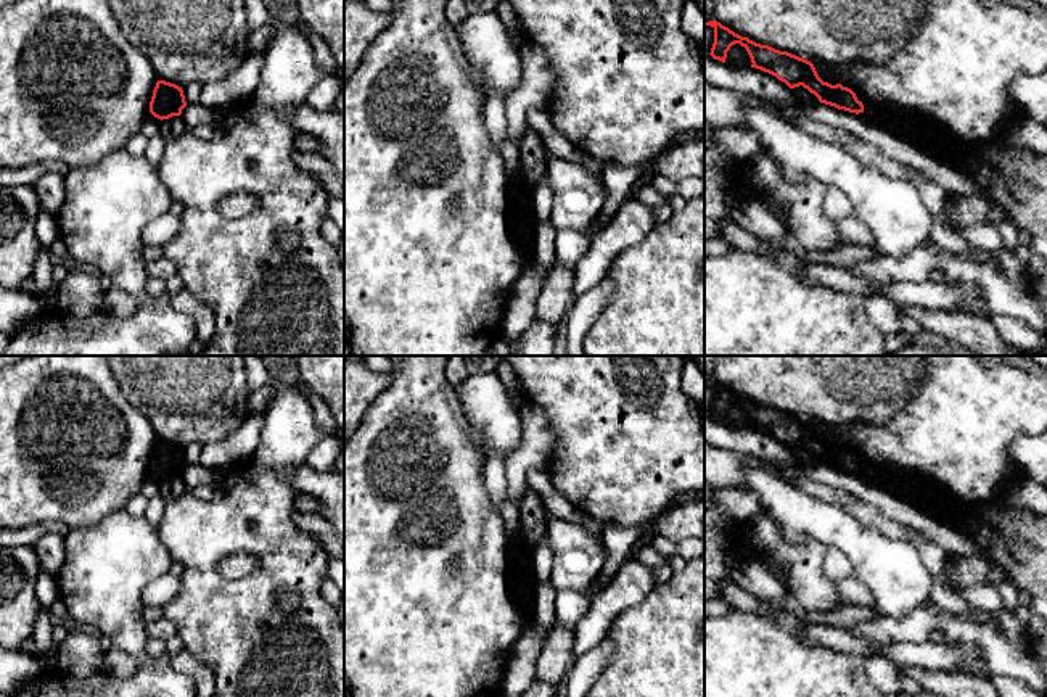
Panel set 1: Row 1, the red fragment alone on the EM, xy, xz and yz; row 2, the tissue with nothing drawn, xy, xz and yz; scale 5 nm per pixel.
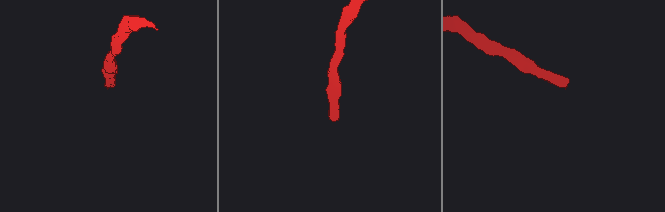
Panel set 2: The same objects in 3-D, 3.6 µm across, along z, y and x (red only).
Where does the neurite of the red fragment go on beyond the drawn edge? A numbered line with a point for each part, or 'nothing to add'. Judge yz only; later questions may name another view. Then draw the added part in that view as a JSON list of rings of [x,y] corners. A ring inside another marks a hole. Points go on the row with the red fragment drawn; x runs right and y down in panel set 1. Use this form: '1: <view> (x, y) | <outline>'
1: yz (874, 115) | [[[872,108],[870,113],[864,111],[864,113],[859,113],[857,116],[868,121],[868,122],[877,122],[881,118],[888,118],[888,113],[877,109],[877,108]]]

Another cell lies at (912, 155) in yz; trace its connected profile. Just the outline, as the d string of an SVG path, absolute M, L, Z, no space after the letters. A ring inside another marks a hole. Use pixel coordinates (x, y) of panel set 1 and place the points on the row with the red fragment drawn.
M819 103L811 108L780 105L772 105L772 108L790 122L803 118L830 127L843 129L852 137L864 138L877 145L894 161L923 172L947 193L991 196L963 171L954 169L949 163L933 158L922 145L907 142L888 129L859 118L856 113L838 109L825 103Z

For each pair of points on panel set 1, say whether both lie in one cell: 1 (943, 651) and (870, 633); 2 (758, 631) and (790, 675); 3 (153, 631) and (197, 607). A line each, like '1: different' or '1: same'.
1: different
2: same
3: different

